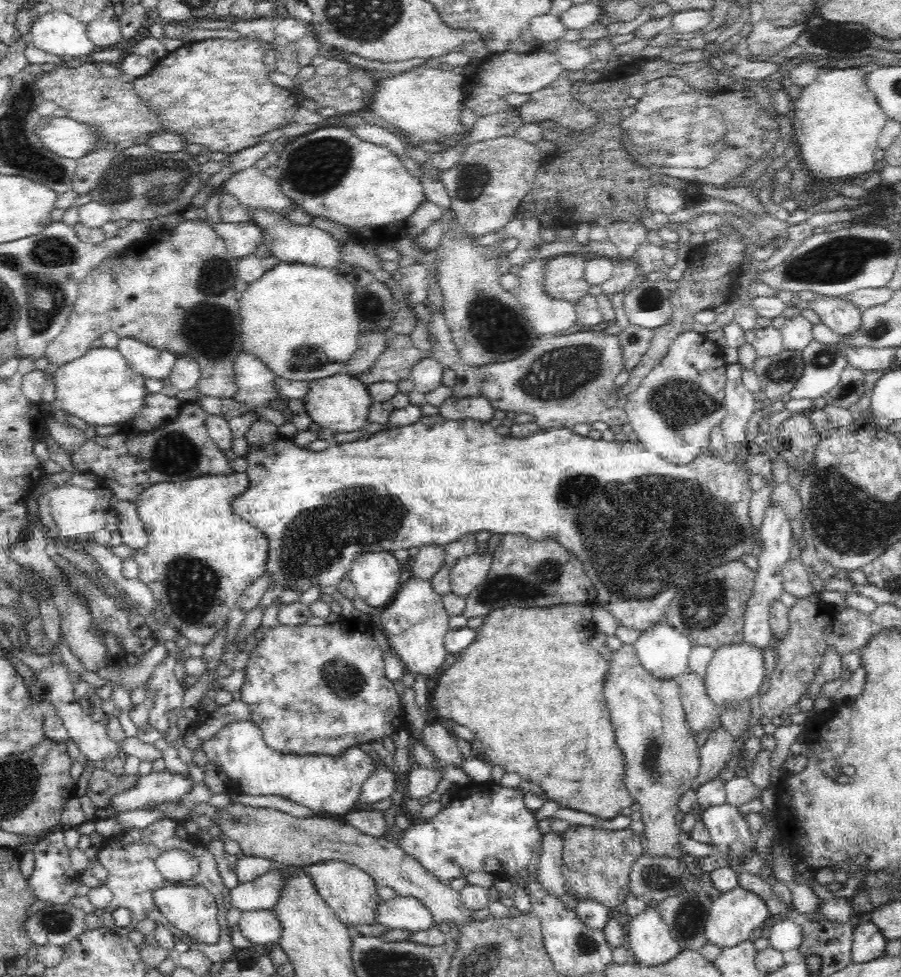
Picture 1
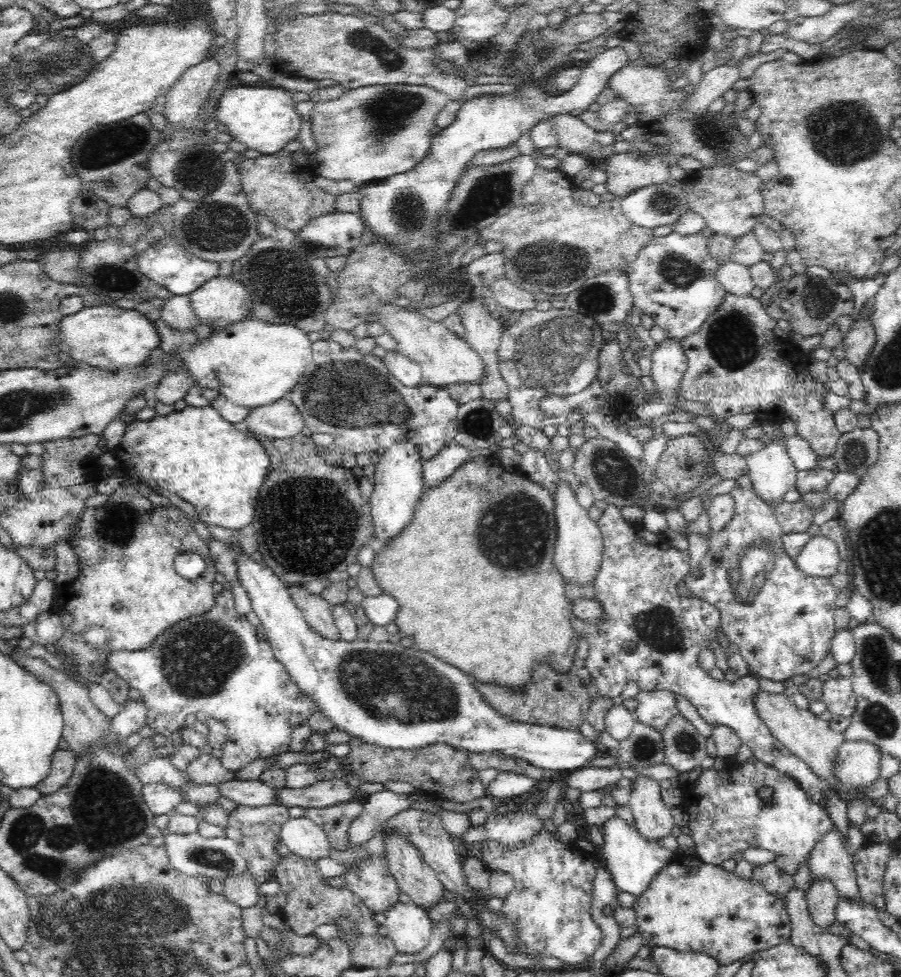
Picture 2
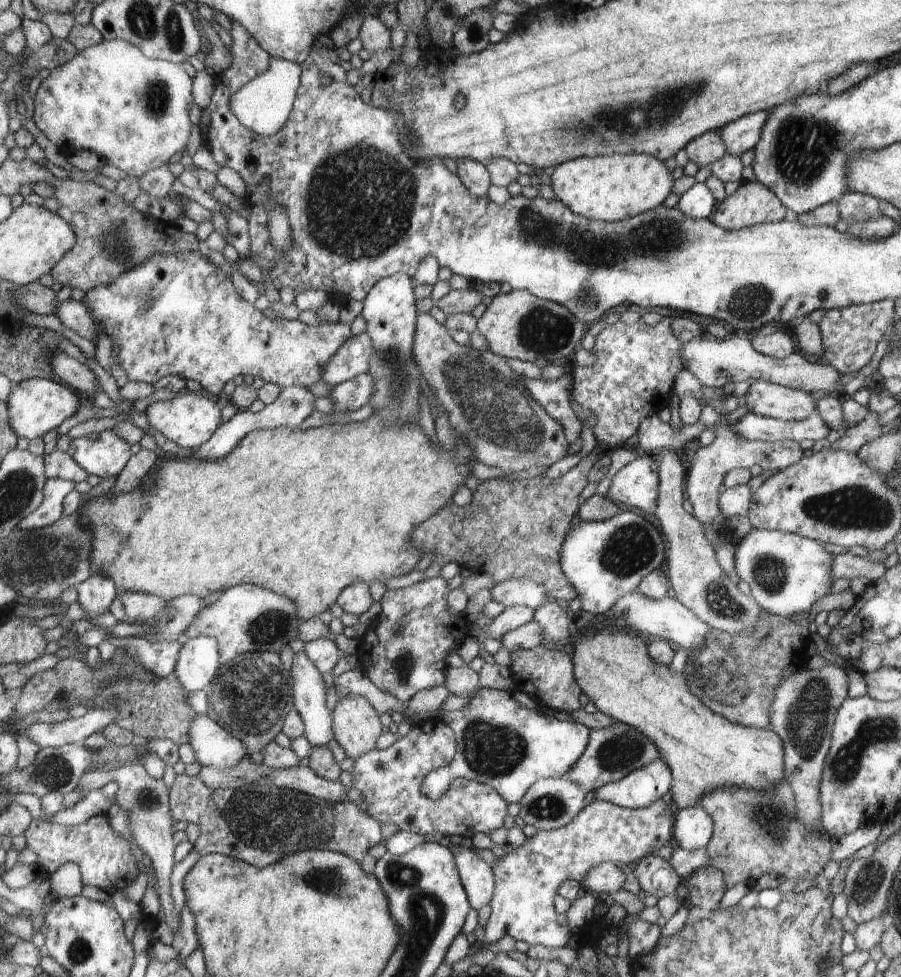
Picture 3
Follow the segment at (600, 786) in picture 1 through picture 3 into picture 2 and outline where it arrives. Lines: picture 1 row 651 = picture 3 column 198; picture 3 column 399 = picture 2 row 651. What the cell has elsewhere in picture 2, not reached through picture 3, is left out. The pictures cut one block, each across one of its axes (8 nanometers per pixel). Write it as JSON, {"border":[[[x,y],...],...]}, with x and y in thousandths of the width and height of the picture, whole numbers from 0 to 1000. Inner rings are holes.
{"border":[[[548,464],[521,469],[499,489],[495,490],[493,495],[471,503],[462,517],[457,534],[450,538],[450,542],[431,559],[416,559],[417,567],[412,580],[424,606],[440,613],[442,624],[437,638],[446,651],[456,654],[457,661],[509,684],[532,699],[563,703],[573,708],[574,705],[579,705],[588,699],[592,688],[597,682],[610,683],[613,687],[628,691],[628,688],[636,684],[643,651],[637,647],[634,638],[627,597],[620,585],[616,583],[614,569],[618,552],[618,534],[615,526],[615,512],[600,495],[586,491],[582,483],[577,481],[577,477],[575,477],[575,483],[564,483],[556,475],[557,473],[549,468]]]}

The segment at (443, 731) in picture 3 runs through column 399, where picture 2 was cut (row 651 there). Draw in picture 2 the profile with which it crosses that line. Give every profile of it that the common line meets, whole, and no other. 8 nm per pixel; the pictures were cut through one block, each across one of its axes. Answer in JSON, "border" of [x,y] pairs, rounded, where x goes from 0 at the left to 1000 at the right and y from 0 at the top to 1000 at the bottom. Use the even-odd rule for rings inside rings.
{"border":[[[819,496],[809,505],[816,514],[812,532],[801,545],[789,546],[787,561],[777,573],[777,590],[761,588],[757,594],[770,614],[784,615],[794,620],[800,631],[799,642],[810,659],[817,659],[831,684],[831,692],[844,690],[846,694],[868,697],[886,690],[895,690],[906,684],[918,669],[928,643],[926,626],[930,605],[920,591],[895,590],[885,582],[869,562],[869,545],[858,521],[841,511],[836,502]]]}

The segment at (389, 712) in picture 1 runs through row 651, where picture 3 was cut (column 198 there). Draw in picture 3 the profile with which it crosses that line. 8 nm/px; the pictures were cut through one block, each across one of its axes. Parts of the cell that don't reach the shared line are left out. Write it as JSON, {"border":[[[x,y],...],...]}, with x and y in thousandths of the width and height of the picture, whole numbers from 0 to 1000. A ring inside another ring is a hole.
{"border":[[[206,256],[204,258],[198,258],[198,260],[173,260],[169,264],[162,264],[162,267],[158,268],[155,272],[151,272],[151,274],[133,280],[127,289],[122,289],[119,293],[107,293],[107,295],[98,297],[90,310],[95,313],[100,325],[104,328],[104,332],[109,336],[107,338],[108,342],[118,342],[122,346],[125,354],[133,354],[131,363],[127,364],[124,369],[133,373],[138,377],[143,390],[158,390],[171,394],[178,387],[191,383],[191,385],[200,385],[200,387],[206,389],[218,389],[218,391],[224,394],[225,401],[238,403],[239,406],[246,406],[246,398],[251,391],[260,389],[264,384],[277,384],[282,387],[291,387],[295,392],[307,393],[312,396],[322,396],[324,394],[335,396],[351,393],[351,391],[357,389],[360,375],[363,375],[368,364],[374,362],[383,350],[392,345],[388,332],[385,333],[384,331],[358,331],[355,334],[345,334],[335,331],[331,327],[324,329],[317,327],[300,328],[300,325],[296,325],[291,319],[286,318],[281,310],[271,307],[264,301],[264,297],[257,293],[255,280],[251,280],[251,276],[246,276],[246,274],[242,274],[242,271],[231,268],[226,260]]]}

